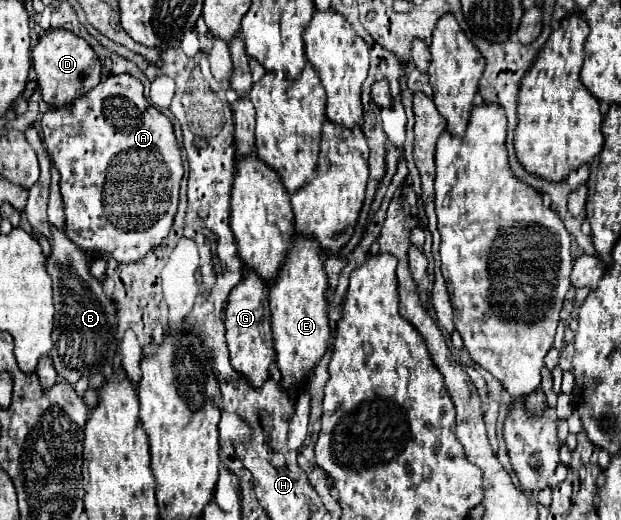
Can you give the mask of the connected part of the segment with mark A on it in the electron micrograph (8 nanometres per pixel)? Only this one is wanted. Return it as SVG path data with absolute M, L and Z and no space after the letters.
M111 74L105 80L101 80L101 84L95 86L95 90L79 96L79 100L71 102L69 106L63 108L49 108L47 112L43 112L41 116L41 128L43 128L43 144L47 148L47 152L51 154L61 180L59 180L59 188L61 188L61 196L63 196L63 212L65 212L65 234L71 242L75 242L83 252L93 252L99 256L107 256L113 258L119 264L133 264L139 262L151 248L159 246L163 242L163 238L169 234L175 212L177 212L177 202L179 202L179 182L183 178L183 164L181 164L181 152L173 134L173 124L167 120L167 116L163 116L159 110L155 110L143 94L143 84L127 74Z

